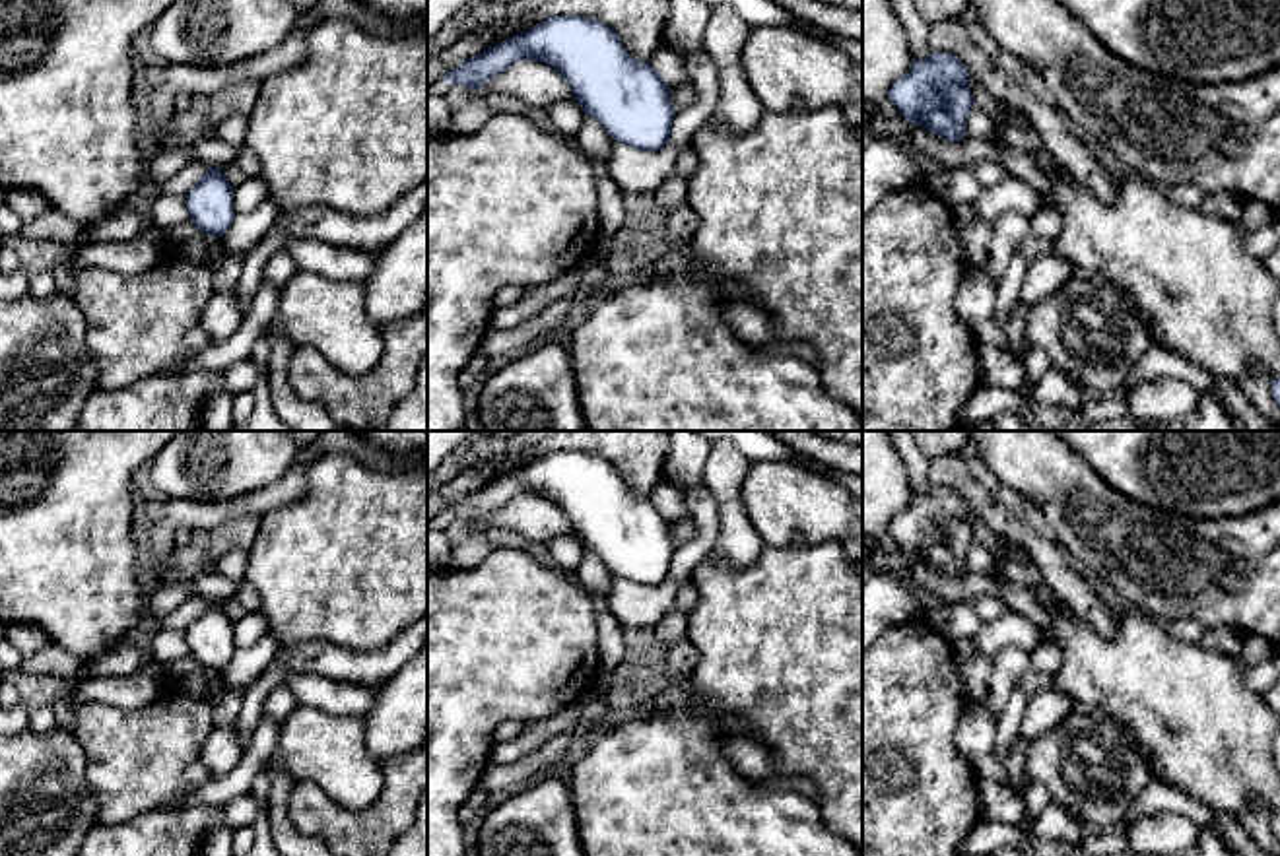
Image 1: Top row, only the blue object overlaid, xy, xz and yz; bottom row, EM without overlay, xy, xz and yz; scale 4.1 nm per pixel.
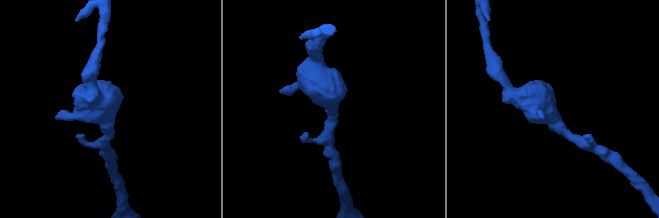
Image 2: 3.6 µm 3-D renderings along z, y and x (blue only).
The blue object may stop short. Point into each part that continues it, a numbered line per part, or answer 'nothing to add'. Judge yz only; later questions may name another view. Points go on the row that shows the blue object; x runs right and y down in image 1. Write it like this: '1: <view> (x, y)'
nothing to add

